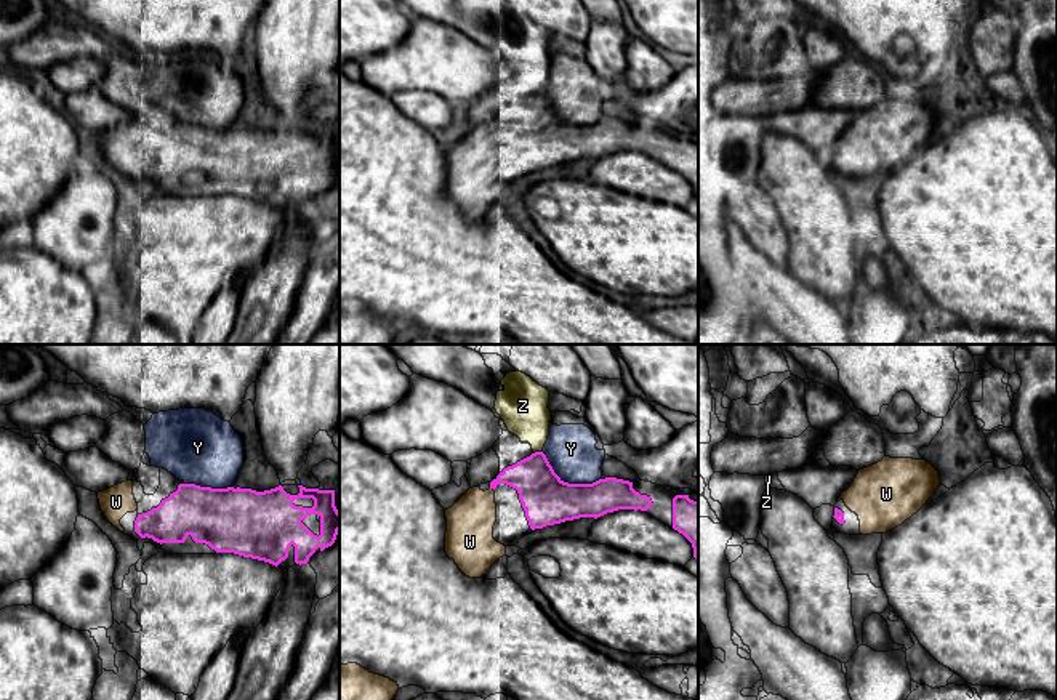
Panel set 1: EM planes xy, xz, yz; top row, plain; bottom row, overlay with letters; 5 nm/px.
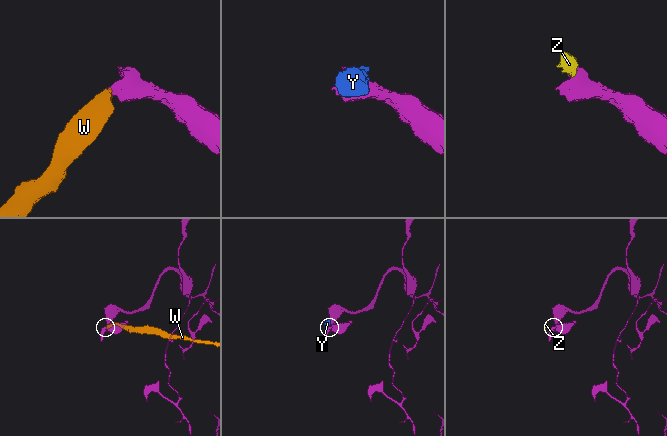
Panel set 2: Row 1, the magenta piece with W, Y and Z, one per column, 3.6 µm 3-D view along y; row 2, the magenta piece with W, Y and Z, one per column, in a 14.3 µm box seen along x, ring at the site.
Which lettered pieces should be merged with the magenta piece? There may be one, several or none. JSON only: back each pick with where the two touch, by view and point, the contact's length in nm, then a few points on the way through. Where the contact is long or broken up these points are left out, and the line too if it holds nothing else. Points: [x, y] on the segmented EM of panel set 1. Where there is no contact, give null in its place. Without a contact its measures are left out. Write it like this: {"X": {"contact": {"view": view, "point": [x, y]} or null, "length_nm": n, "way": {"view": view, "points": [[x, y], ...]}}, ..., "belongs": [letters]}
{"W": {"contact": {"view": "xz", "point": [492, 487]}, "length_nm": 30}, "belongs": ["W"]}

